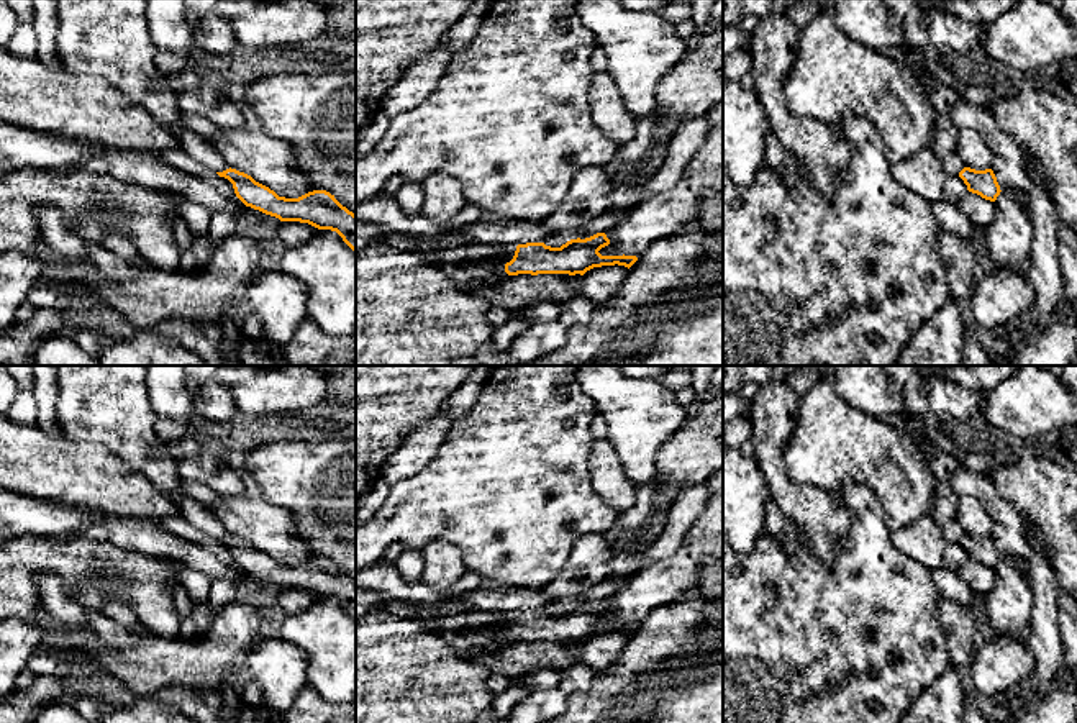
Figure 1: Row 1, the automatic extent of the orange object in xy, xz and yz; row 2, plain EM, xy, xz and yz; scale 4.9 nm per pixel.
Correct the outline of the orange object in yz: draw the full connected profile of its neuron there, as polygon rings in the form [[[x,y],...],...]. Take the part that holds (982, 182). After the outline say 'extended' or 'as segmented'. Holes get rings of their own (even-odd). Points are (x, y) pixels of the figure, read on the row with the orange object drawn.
[[[964,167],[959,172],[959,177],[964,180],[969,192],[980,195],[985,200],[995,202],[1002,192],[992,169],[975,171]]]; as segmented

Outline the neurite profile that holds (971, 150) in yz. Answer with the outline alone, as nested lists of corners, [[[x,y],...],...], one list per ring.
[[[959,128],[954,152],[966,167],[975,171],[985,171],[992,167],[992,152],[975,130]]]

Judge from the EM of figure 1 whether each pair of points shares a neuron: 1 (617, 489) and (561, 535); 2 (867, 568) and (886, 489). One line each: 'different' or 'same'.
1: different
2: different

